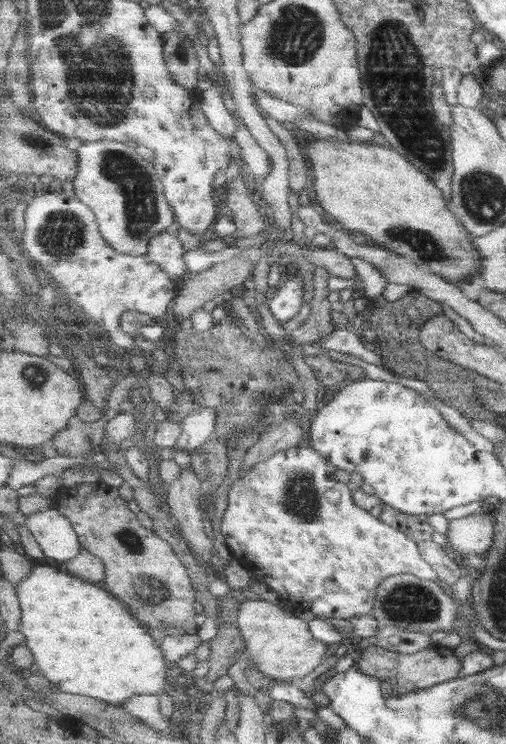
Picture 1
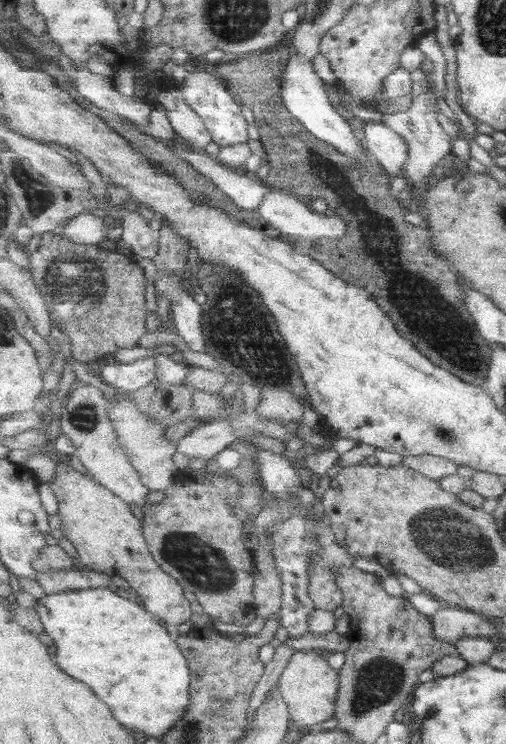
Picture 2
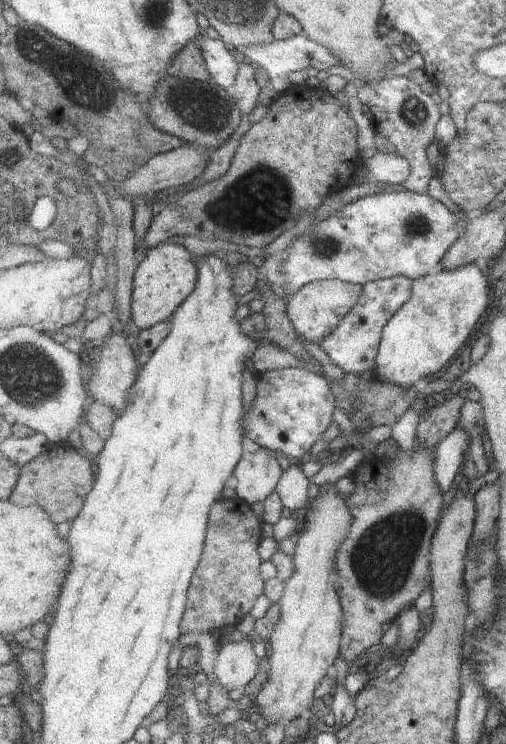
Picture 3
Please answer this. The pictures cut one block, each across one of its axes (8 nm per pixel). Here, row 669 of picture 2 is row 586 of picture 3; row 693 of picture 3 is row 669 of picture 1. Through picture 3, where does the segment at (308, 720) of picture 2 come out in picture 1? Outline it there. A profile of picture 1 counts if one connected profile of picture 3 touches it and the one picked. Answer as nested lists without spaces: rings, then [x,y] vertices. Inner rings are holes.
[[[245,600],[239,606],[236,622],[241,629],[243,639],[245,639],[247,655],[254,660],[258,670],[273,679],[299,681],[305,676],[309,676],[319,664],[323,663],[332,650],[332,646],[315,638],[308,624],[308,616],[295,611],[286,612],[281,606],[265,600]]]

